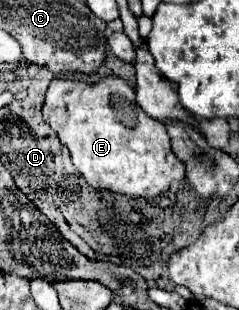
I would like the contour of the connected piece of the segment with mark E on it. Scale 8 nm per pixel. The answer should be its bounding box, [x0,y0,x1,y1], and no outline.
[43,76,185,198]

